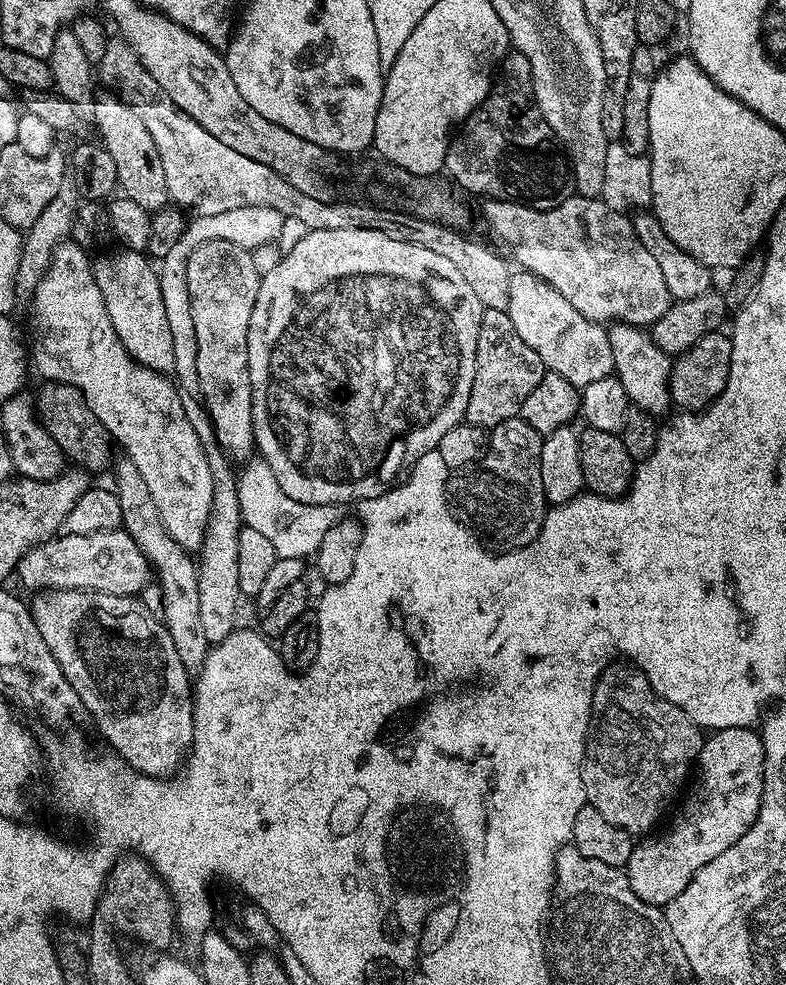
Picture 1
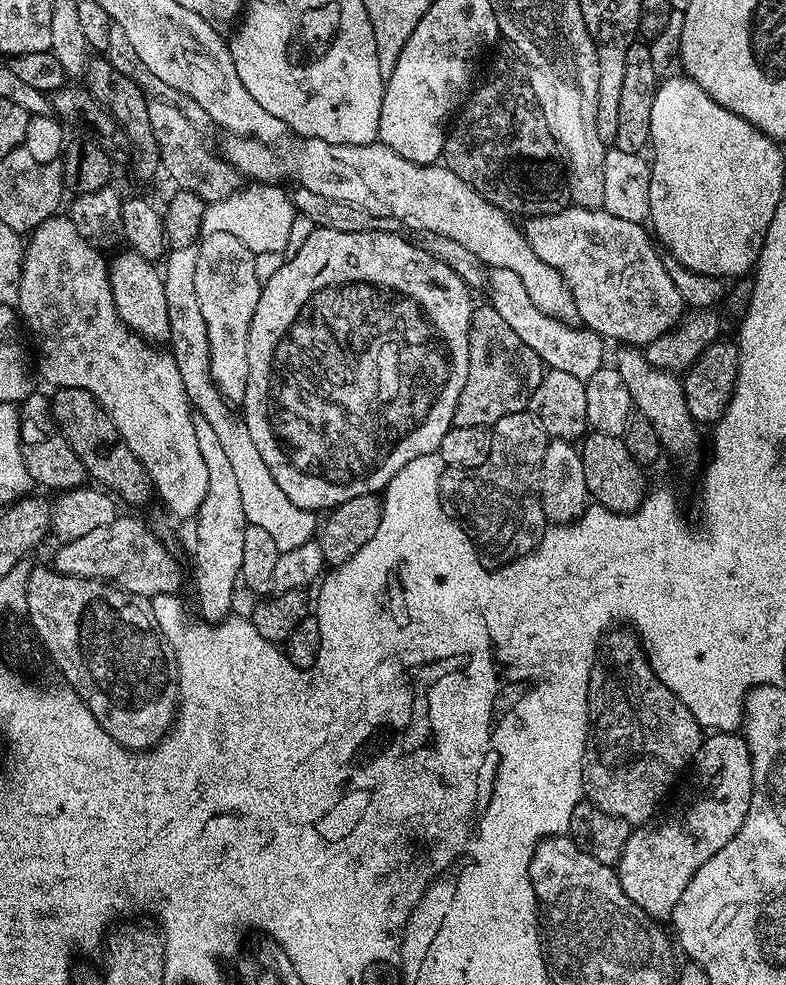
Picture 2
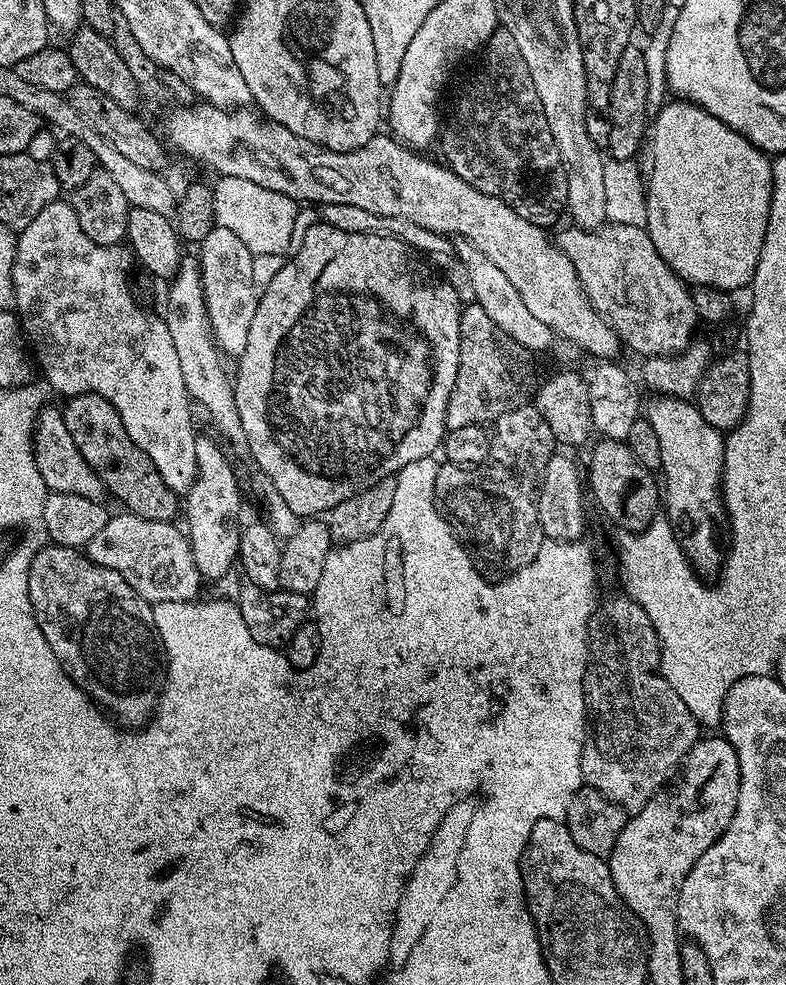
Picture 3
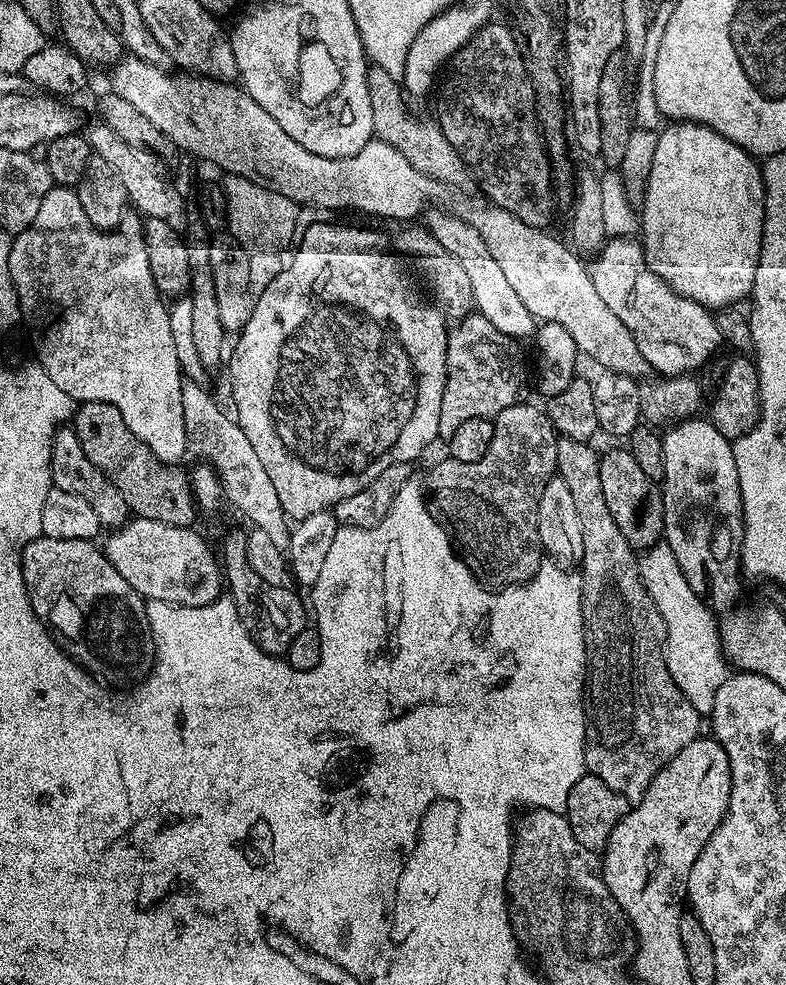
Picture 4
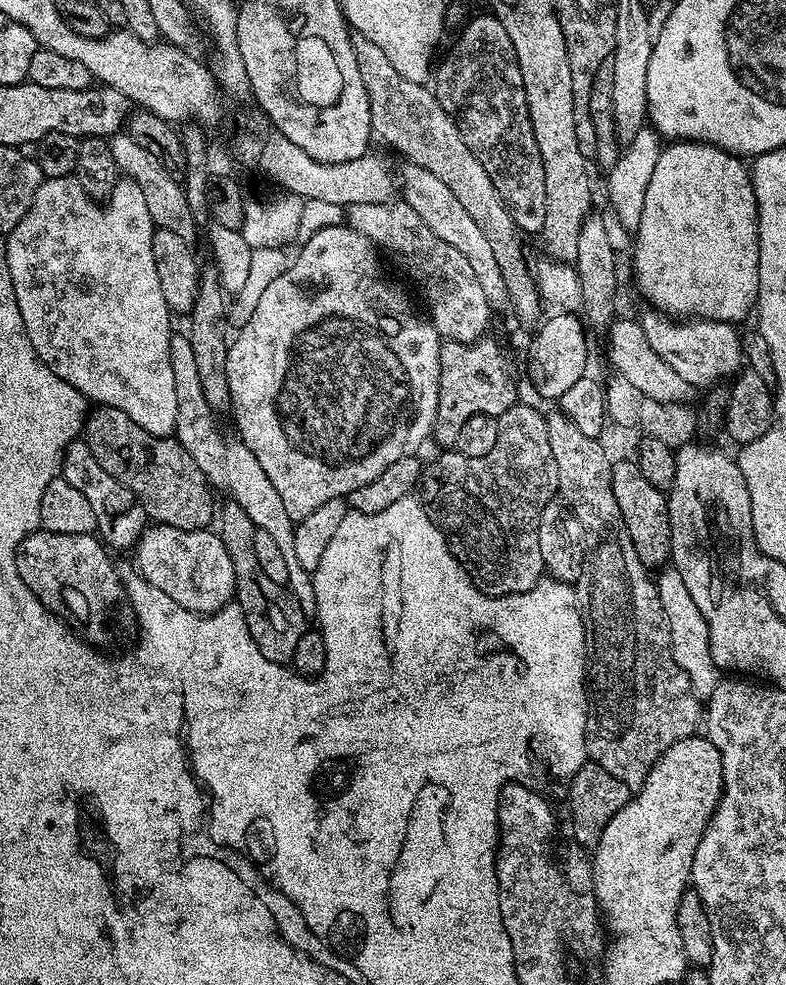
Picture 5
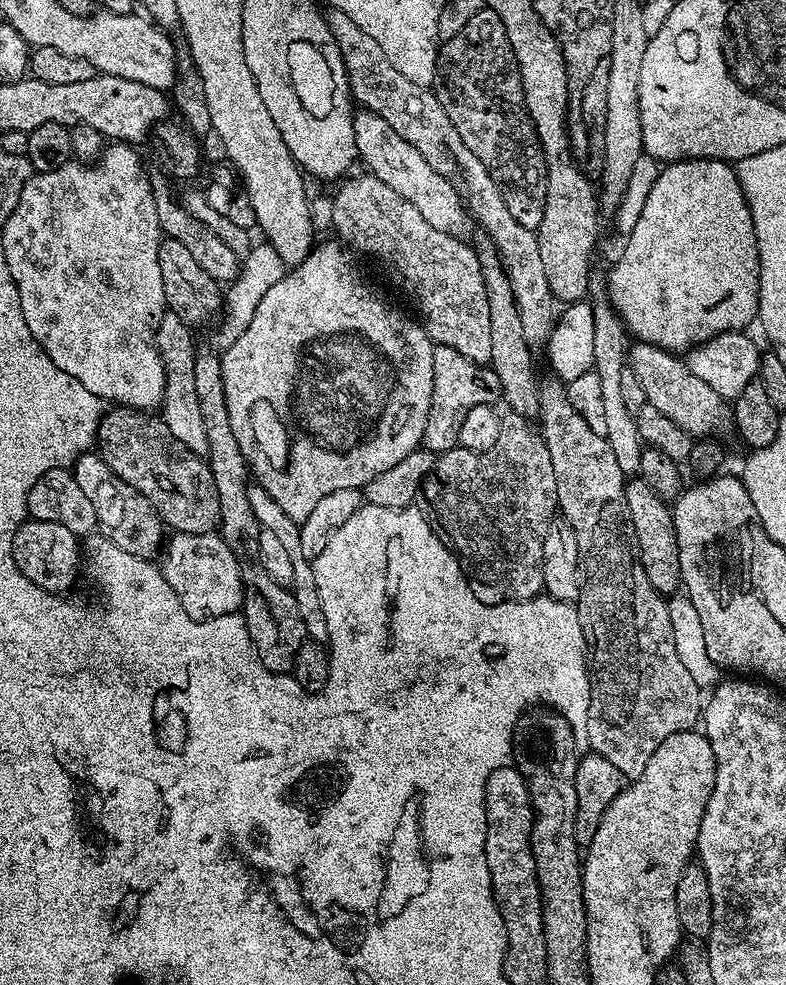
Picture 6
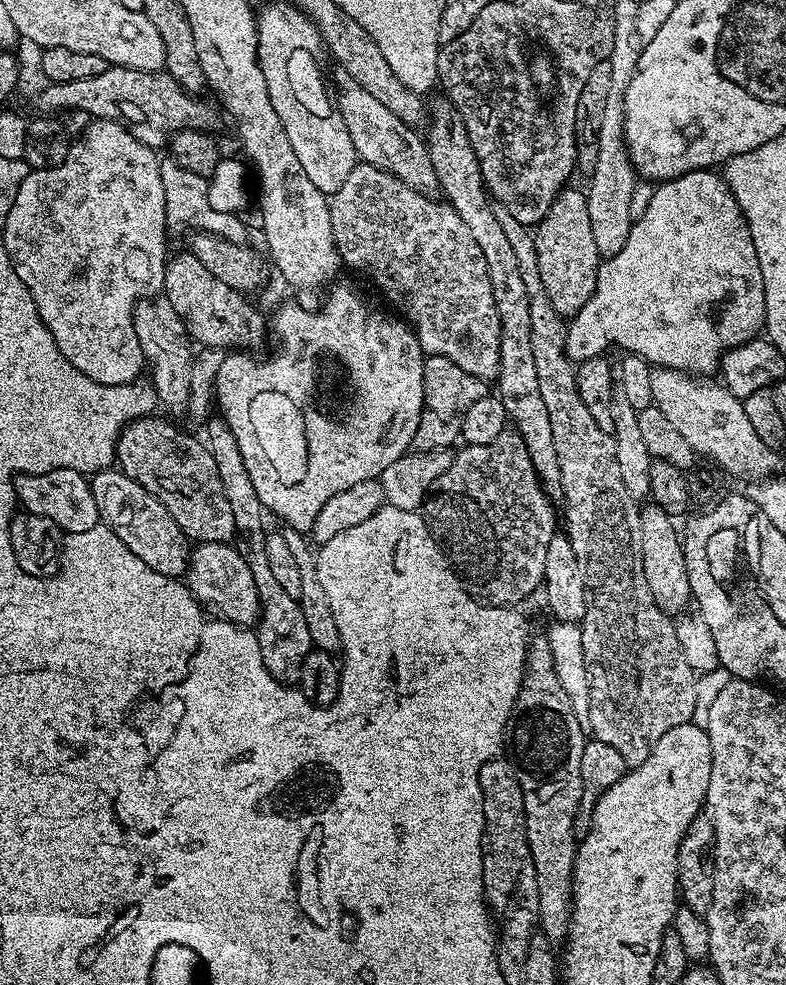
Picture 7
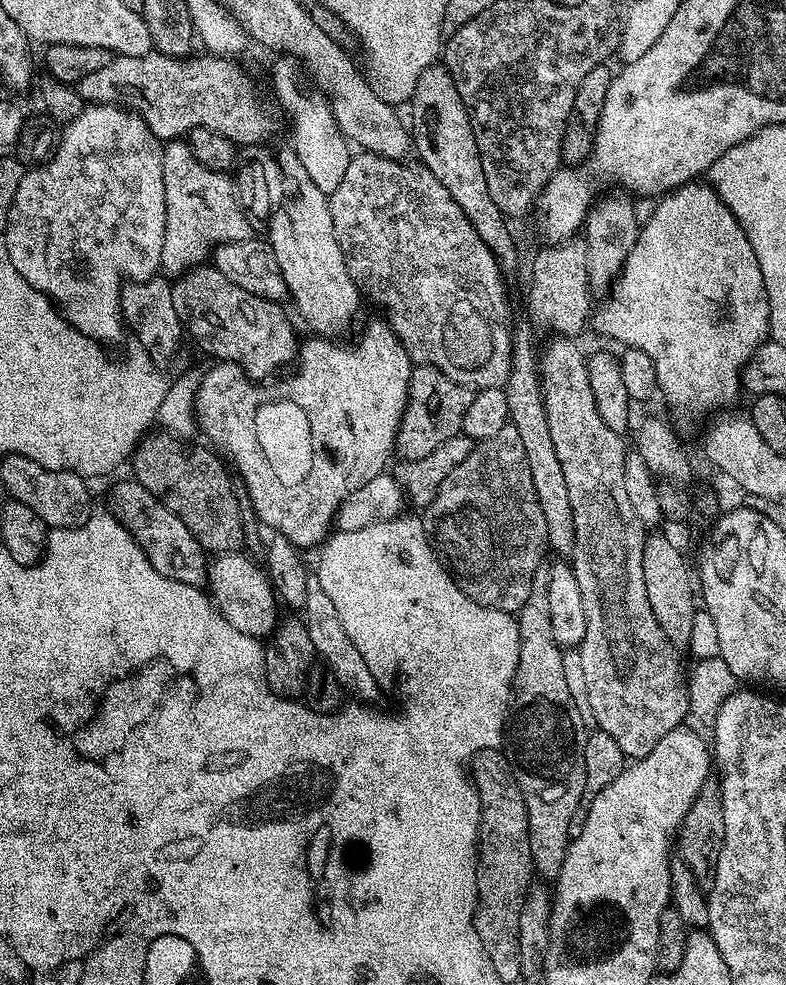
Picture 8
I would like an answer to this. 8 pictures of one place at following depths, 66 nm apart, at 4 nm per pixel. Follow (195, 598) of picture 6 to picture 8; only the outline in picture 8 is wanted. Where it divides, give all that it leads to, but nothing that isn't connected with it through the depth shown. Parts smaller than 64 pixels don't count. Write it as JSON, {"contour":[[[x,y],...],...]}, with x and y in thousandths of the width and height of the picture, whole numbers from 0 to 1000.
{"contour":[[[302,558],[276,563],[265,574],[262,597],[275,620],[288,627],[288,631],[293,631],[293,636],[298,636],[298,640],[308,640],[308,644],[314,646],[340,648],[351,639],[359,625],[351,618],[351,599],[341,588],[340,580],[308,561]]]}

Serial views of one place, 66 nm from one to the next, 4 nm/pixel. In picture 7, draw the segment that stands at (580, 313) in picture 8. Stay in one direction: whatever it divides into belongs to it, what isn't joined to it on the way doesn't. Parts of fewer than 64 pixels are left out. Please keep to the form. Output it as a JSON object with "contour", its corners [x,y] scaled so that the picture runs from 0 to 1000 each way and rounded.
{"contour":[[[719,189],[705,201],[695,221],[681,228],[677,245],[684,262],[684,278],[690,282],[690,290],[695,303],[700,303],[700,311],[710,315],[719,323],[732,321],[758,293],[761,274],[766,261],[761,249],[756,246],[756,237],[751,234],[751,213],[748,200],[729,189]]]}

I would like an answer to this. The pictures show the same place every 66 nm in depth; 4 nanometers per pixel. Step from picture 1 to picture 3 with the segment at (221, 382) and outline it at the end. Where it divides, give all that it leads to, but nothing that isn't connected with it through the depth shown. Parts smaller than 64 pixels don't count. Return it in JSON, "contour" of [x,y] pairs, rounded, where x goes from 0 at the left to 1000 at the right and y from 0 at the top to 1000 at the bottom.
{"contour":[[[294,241],[295,252],[265,252],[256,251],[252,256],[252,267],[254,269],[254,299],[262,311],[265,329],[270,333],[270,344],[275,346],[275,352],[280,354],[286,362],[303,363],[308,355],[313,355],[313,343],[318,340],[318,327],[323,327],[323,315],[328,315],[331,296],[328,288],[326,292],[326,272],[322,258],[313,252],[307,243]]]}

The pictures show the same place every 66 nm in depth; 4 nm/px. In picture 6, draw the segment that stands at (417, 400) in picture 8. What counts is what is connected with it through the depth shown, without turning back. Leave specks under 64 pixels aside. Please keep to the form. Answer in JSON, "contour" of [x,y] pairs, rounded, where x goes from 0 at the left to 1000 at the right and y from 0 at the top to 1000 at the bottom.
{"contour":[[[553,350],[550,411],[542,424],[538,454],[556,461],[581,454],[585,449],[588,427],[593,425],[593,420],[598,420],[603,412],[630,411],[637,402],[634,380],[628,380],[626,373],[621,370],[604,370],[573,351]]]}

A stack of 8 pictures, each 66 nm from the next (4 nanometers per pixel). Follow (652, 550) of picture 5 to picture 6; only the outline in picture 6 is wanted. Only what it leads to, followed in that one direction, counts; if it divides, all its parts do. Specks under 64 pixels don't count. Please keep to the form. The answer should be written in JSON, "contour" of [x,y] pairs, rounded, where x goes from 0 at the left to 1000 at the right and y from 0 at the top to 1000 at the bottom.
{"contour":[[[813,485],[800,486],[795,490],[794,501],[796,502],[796,510],[799,511],[804,541],[809,544],[809,561],[817,571],[817,579],[822,579],[822,587],[833,601],[840,602],[846,607],[854,606],[866,596],[865,576],[863,575],[863,546],[858,538],[855,517],[846,508],[837,506],[832,502],[832,497],[827,497],[827,493],[822,493],[819,487]]]}

